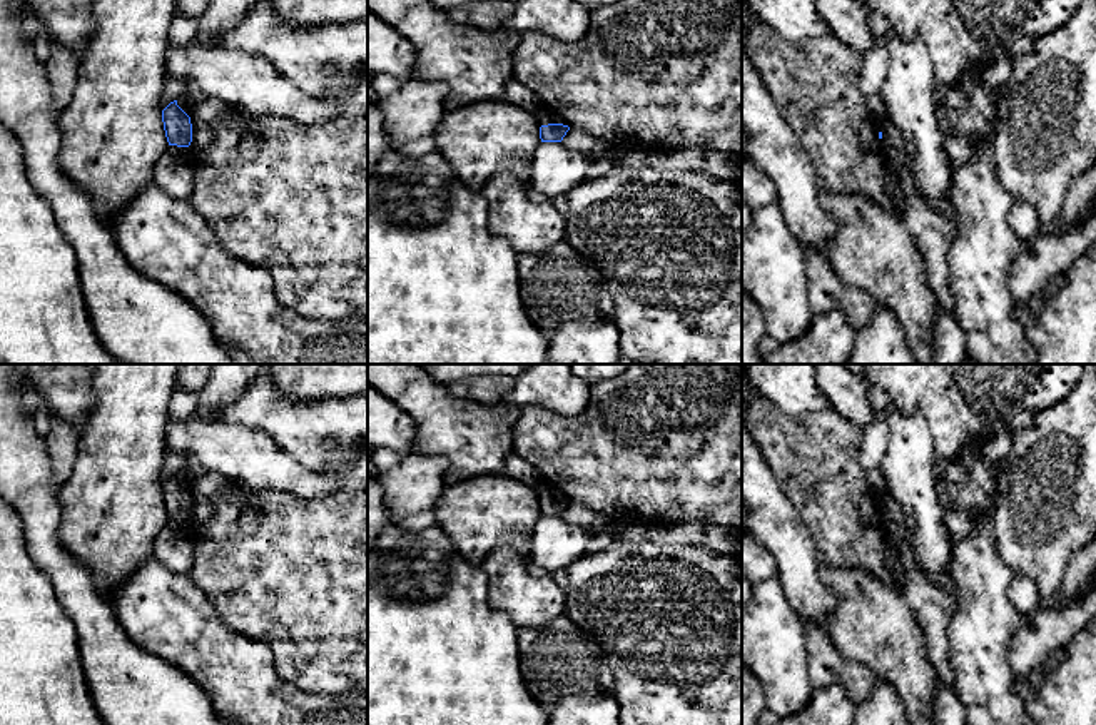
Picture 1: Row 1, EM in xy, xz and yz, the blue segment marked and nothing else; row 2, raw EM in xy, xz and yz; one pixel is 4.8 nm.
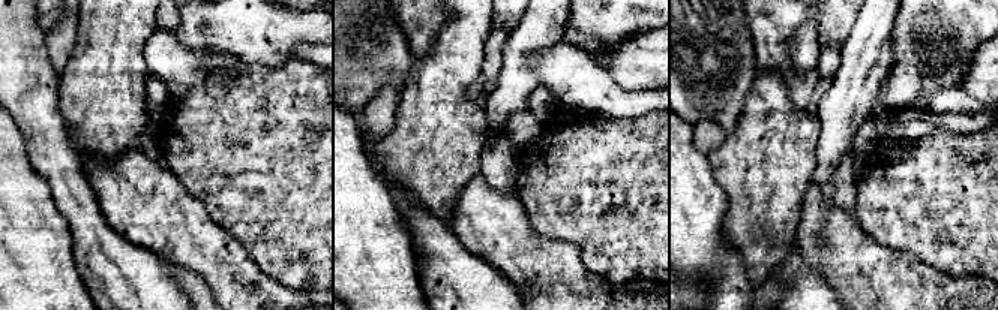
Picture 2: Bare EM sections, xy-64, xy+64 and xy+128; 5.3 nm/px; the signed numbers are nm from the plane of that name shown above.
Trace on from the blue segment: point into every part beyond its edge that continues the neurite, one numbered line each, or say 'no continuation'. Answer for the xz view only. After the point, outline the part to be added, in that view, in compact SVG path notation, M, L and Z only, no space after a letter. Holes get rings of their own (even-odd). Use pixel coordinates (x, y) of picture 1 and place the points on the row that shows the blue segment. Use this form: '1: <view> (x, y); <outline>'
1: xz (545, 117); M541 110L538 115L536 115L536 120L538 120L538 125L548 125L548 124L563 124L566 125L566 122L563 122L555 112L550 112L550 110Z

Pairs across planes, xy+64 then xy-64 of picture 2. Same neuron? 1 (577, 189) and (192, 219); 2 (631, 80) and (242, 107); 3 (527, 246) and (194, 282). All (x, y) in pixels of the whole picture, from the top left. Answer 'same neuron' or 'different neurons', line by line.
1: different neurons
2: different neurons
3: different neurons

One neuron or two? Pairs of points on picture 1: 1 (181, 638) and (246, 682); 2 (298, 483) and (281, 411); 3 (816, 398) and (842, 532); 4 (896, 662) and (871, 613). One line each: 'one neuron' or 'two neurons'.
1: one neuron
2: two neurons
3: two neurons
4: one neuron

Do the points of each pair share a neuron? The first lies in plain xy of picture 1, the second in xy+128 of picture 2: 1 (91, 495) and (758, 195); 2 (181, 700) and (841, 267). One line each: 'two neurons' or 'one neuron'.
1: one neuron
2: two neurons

